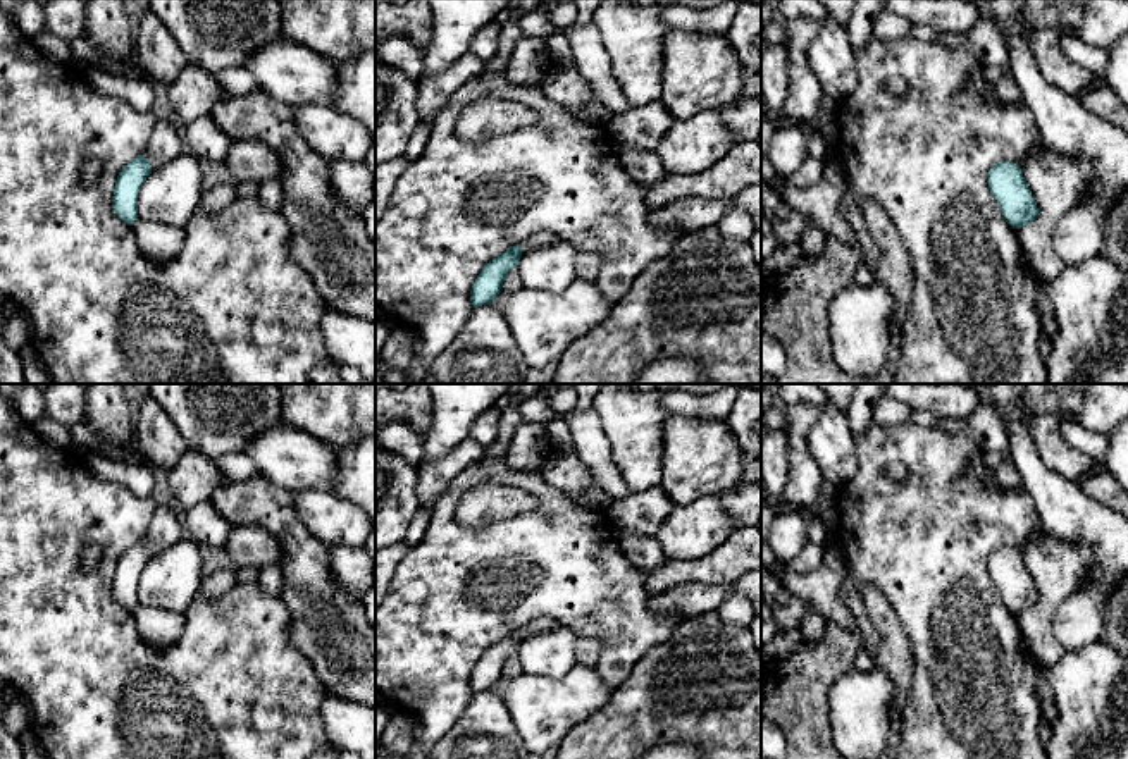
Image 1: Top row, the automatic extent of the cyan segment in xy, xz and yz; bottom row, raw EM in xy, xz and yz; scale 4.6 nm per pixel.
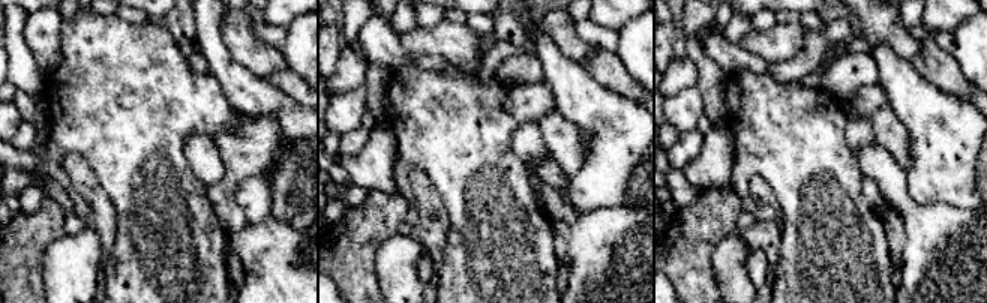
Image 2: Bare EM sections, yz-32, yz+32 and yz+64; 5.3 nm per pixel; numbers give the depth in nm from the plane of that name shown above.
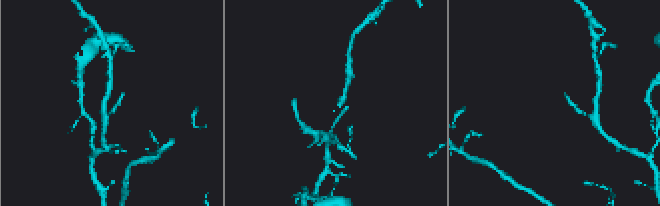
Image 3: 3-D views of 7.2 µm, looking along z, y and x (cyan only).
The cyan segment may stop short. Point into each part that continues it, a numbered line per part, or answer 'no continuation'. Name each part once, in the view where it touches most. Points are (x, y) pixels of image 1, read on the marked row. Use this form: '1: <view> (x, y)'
no continuation

